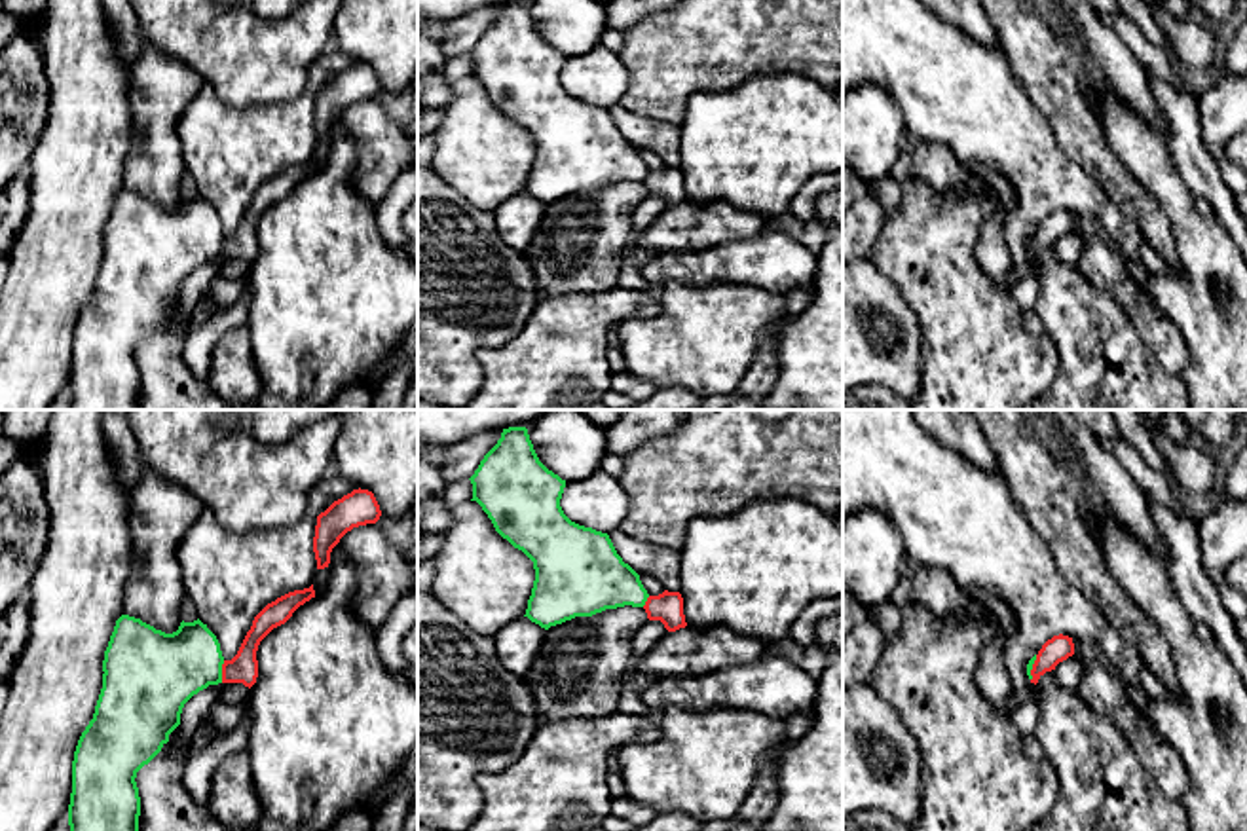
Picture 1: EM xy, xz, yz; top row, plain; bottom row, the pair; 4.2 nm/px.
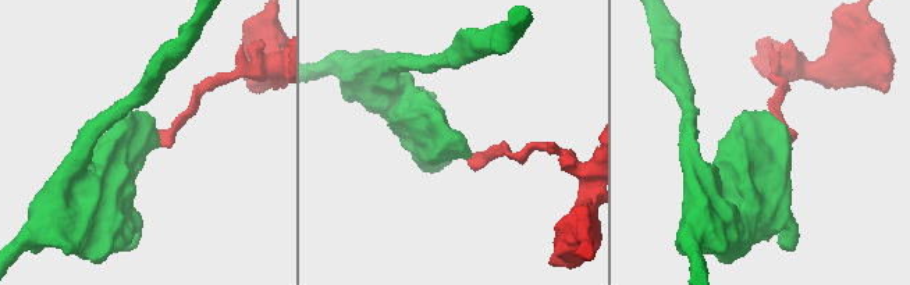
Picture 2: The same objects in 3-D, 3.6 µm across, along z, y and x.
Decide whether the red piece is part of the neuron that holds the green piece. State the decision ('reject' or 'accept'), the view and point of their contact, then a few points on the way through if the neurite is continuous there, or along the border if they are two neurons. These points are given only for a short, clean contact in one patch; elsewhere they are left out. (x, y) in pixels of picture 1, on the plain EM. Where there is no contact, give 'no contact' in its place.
reject; contact xy (221, 247); border xy (224, 236), (221, 257)

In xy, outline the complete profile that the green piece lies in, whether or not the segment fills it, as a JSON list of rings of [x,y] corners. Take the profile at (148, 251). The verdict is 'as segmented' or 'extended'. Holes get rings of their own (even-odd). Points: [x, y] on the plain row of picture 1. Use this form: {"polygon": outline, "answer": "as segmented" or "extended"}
{"polygon": [[[129,190],[116,195],[104,226],[95,288],[74,326],[70,410],[139,410],[137,347],[169,317],[169,309],[180,300],[184,279],[209,260],[222,258],[222,239],[218,214],[199,194],[182,195],[173,209]]], "answer": "as segmented"}

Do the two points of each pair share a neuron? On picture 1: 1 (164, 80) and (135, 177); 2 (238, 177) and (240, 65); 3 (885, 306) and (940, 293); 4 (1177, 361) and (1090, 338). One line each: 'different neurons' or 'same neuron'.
1: same neuron
2: different neurons
3: different neurons
4: different neurons

